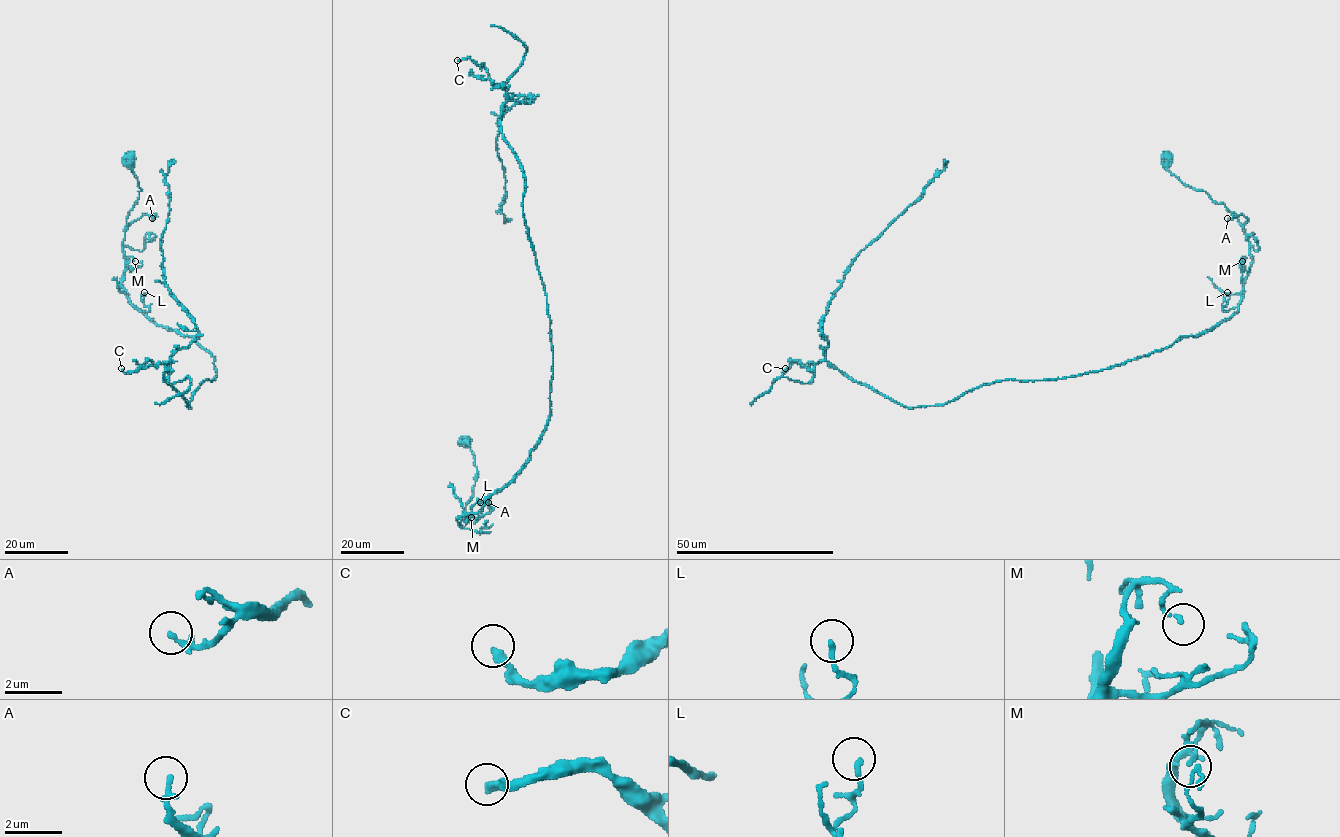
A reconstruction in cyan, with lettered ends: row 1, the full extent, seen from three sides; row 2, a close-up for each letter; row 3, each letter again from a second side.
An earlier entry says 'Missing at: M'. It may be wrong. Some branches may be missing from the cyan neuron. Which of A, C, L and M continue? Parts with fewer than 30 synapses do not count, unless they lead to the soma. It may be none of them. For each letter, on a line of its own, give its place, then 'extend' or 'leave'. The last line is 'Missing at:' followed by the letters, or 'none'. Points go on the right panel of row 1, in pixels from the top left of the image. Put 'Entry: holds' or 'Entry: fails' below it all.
A: (1227, 218) | leave
C: (785, 368) | leave
L: (1227, 292) | leave
M: (1242, 261) | leave
Missing at: none
Entry: fails

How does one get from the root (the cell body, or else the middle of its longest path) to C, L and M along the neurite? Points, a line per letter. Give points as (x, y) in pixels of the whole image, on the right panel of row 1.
C: (1165, 160), (1249, 242), (1239, 310), (1210, 330), (915, 407), (824, 361), (785, 368)
L: (1165, 160), (1162, 163), (1183, 183), (1223, 203), (1243, 229), (1251, 265), (1242, 301), (1225, 311), (1227, 292)
M: (1165, 160), (1162, 163), (1183, 183), (1204, 191), (1235, 214), (1251, 256), (1242, 283), (1242, 261)

